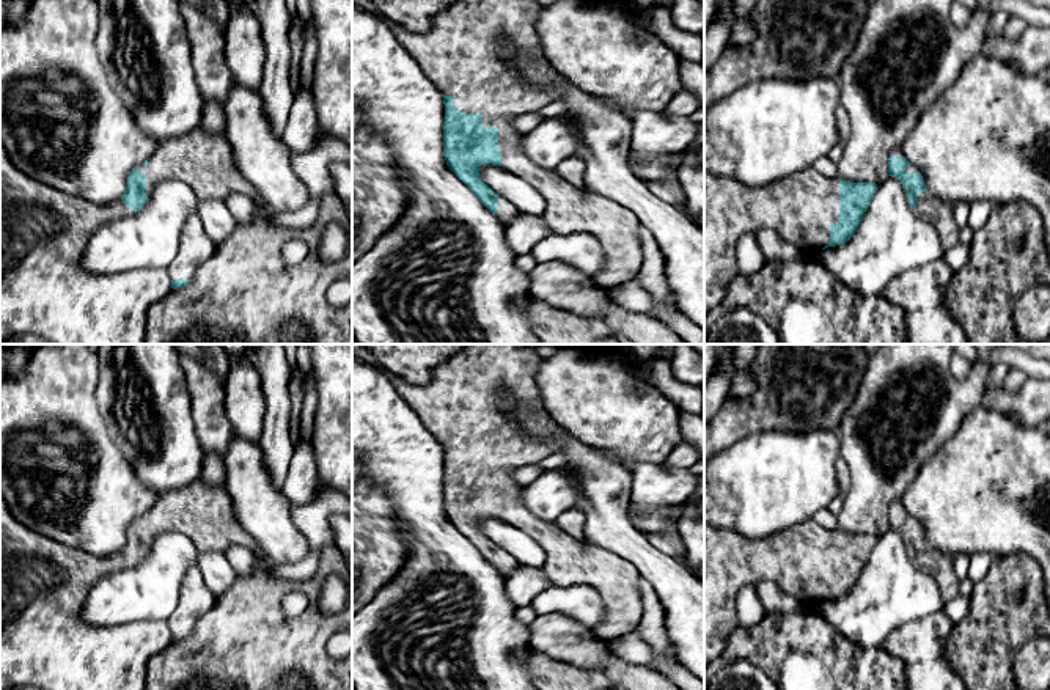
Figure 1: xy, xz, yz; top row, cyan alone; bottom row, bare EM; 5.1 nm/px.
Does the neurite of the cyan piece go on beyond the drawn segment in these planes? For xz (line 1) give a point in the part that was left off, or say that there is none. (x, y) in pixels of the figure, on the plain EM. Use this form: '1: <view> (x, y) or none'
1: xz (461, 404)

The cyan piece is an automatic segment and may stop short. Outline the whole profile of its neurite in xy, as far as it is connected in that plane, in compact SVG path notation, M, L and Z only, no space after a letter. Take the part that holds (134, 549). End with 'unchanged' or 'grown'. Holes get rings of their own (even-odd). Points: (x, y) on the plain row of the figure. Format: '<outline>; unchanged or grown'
M200 478L187 487L162 492L148 512L132 520L123 550L112 556L93 556L35 533L11 516L0 495L0 690L25 685L42 690L145 690L149 657L173 641L187 638L196 621L215 604L217 597L207 589L200 567L195 564L185 572L178 607L167 621L102 627L86 624L77 613L91 588L102 577L138 564L159 533L185 533L200 553L225 552L231 545L245 545L262 558L258 544L234 519L233 501L223 484L207 486Z; grown

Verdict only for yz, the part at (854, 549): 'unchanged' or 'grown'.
grown

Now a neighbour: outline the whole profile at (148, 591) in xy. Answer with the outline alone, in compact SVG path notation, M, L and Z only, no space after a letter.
M159 533L145 558L102 577L77 616L91 626L167 621L178 607L185 572L200 552L185 533Z

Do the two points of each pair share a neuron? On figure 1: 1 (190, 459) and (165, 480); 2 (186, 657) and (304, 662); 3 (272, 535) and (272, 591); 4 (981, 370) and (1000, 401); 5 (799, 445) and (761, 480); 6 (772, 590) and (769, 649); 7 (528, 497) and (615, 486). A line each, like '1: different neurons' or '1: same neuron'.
1: same neuron
2: same neuron
3: different neurons
4: different neurons
5: same neuron
6: different neurons
7: different neurons

